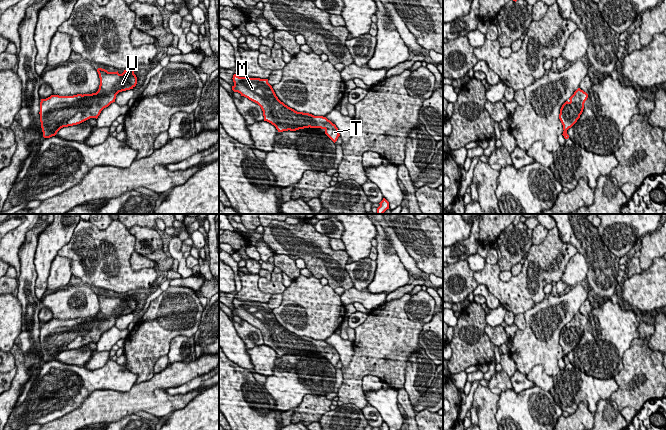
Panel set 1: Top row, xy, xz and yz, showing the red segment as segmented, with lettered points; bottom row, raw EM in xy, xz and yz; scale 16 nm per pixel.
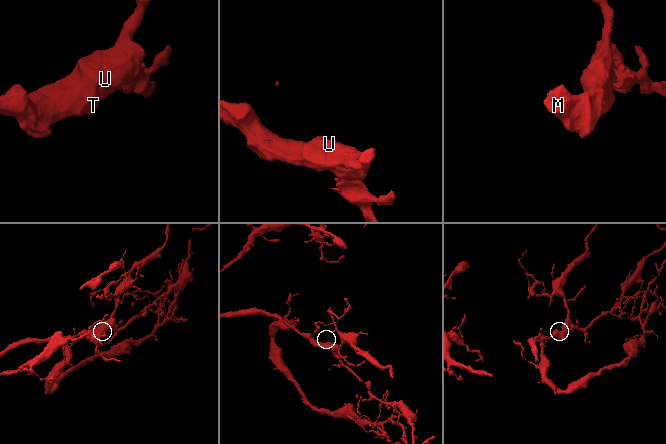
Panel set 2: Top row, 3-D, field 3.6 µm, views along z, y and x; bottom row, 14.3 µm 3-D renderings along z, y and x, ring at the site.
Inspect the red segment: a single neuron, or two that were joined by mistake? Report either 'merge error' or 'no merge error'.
no merge error

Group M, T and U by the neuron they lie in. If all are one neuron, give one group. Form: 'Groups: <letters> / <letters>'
Groups: M T U

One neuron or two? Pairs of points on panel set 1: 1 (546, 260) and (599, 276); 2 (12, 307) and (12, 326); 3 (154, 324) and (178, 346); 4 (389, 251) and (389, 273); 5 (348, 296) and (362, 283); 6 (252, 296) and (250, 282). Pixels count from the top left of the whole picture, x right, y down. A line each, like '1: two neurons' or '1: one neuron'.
1: two neurons
2: one neuron
3: two neurons
4: one neuron
5: two neurons
6: one neuron

